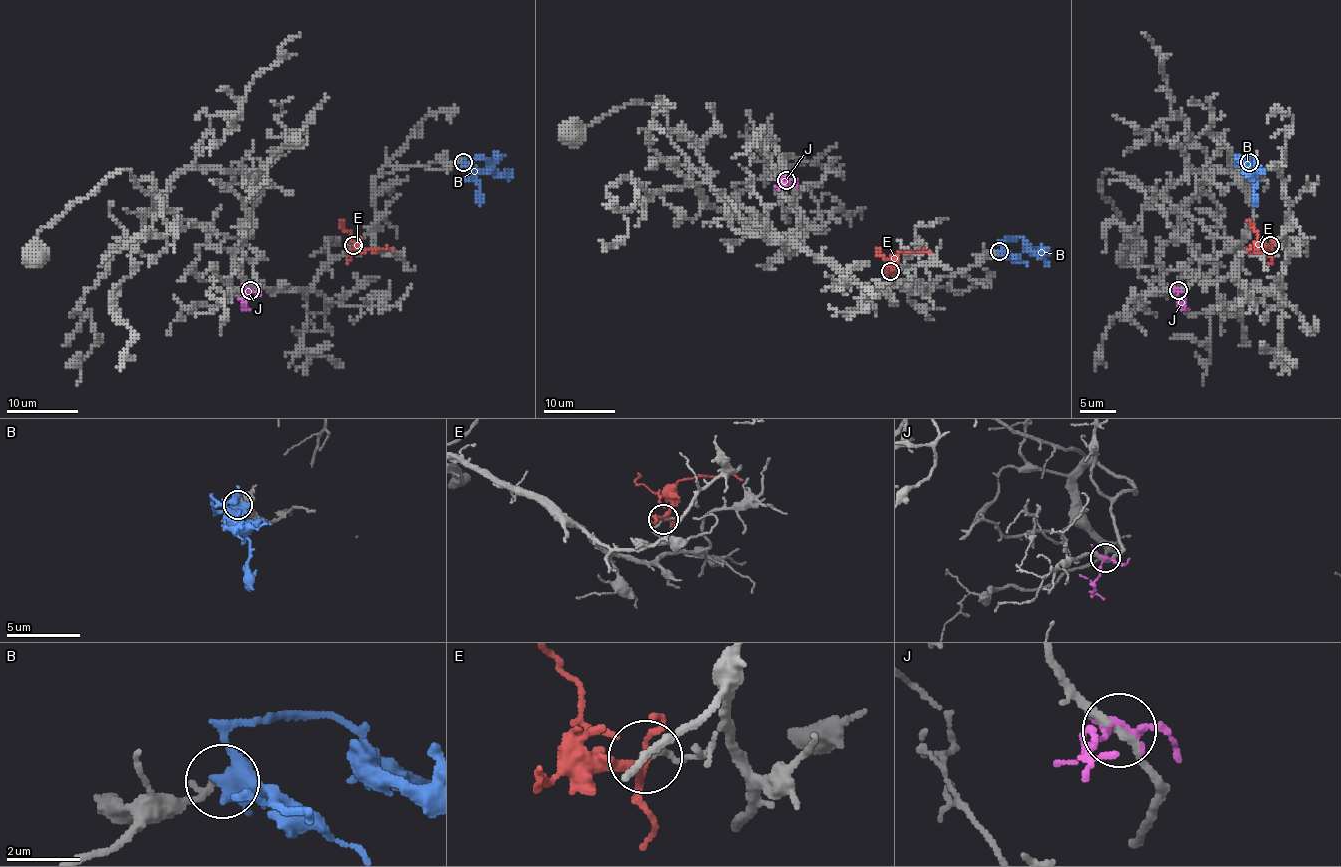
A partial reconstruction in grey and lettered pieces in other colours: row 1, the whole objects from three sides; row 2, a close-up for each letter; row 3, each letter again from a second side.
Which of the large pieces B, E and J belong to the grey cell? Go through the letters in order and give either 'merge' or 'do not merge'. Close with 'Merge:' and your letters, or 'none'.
B: do not merge
E: do not merge
J: do not merge
Merge: none

